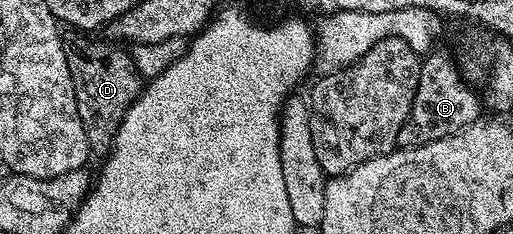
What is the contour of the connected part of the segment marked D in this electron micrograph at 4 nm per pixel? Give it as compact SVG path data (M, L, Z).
M68 32L63 35L66 65L74 80L74 100L78 100L78 116L82 116L82 128L86 128L88 149L93 155L107 155L112 141L134 101L142 89L142 77L136 70L131 53L123 45L111 41L91 42L84 32Z

